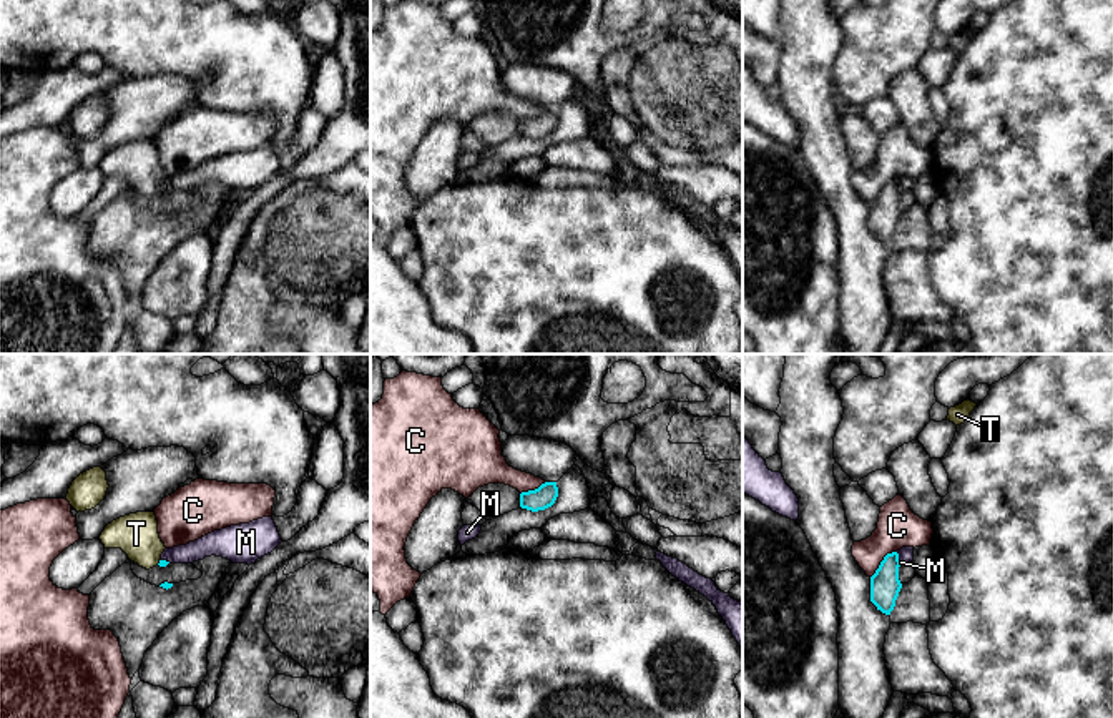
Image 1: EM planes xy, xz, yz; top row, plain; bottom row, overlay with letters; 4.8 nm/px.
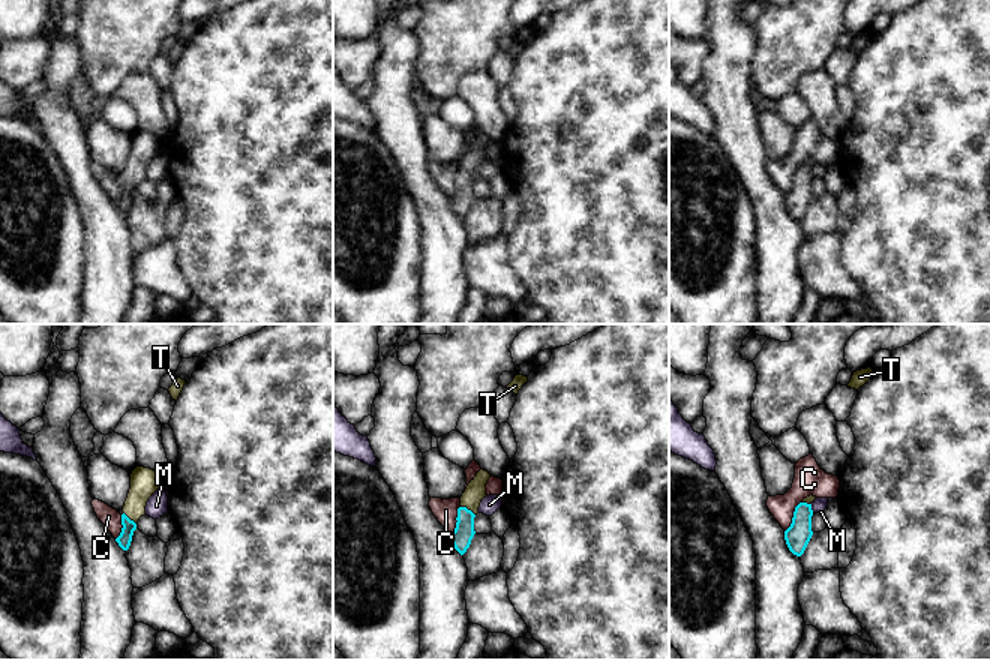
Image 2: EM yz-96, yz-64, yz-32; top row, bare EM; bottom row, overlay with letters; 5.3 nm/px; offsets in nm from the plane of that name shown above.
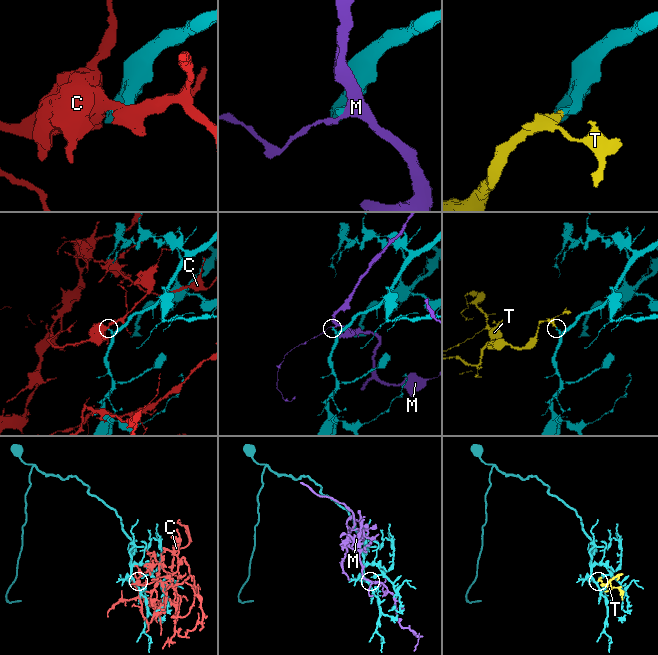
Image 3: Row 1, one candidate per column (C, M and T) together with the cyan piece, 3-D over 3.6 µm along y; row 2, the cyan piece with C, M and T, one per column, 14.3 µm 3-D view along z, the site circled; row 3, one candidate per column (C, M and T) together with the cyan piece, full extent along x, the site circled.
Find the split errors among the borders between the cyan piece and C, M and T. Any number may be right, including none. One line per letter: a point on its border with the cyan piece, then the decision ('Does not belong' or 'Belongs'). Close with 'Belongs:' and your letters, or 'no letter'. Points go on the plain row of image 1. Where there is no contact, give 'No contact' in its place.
C: Touches cyan at yz (881, 190). Does not belong
M: Touches cyan at yz (897, 185). Does not belong
T: Touches cyan at xy (160, 190). Belongs
Belongs: T

